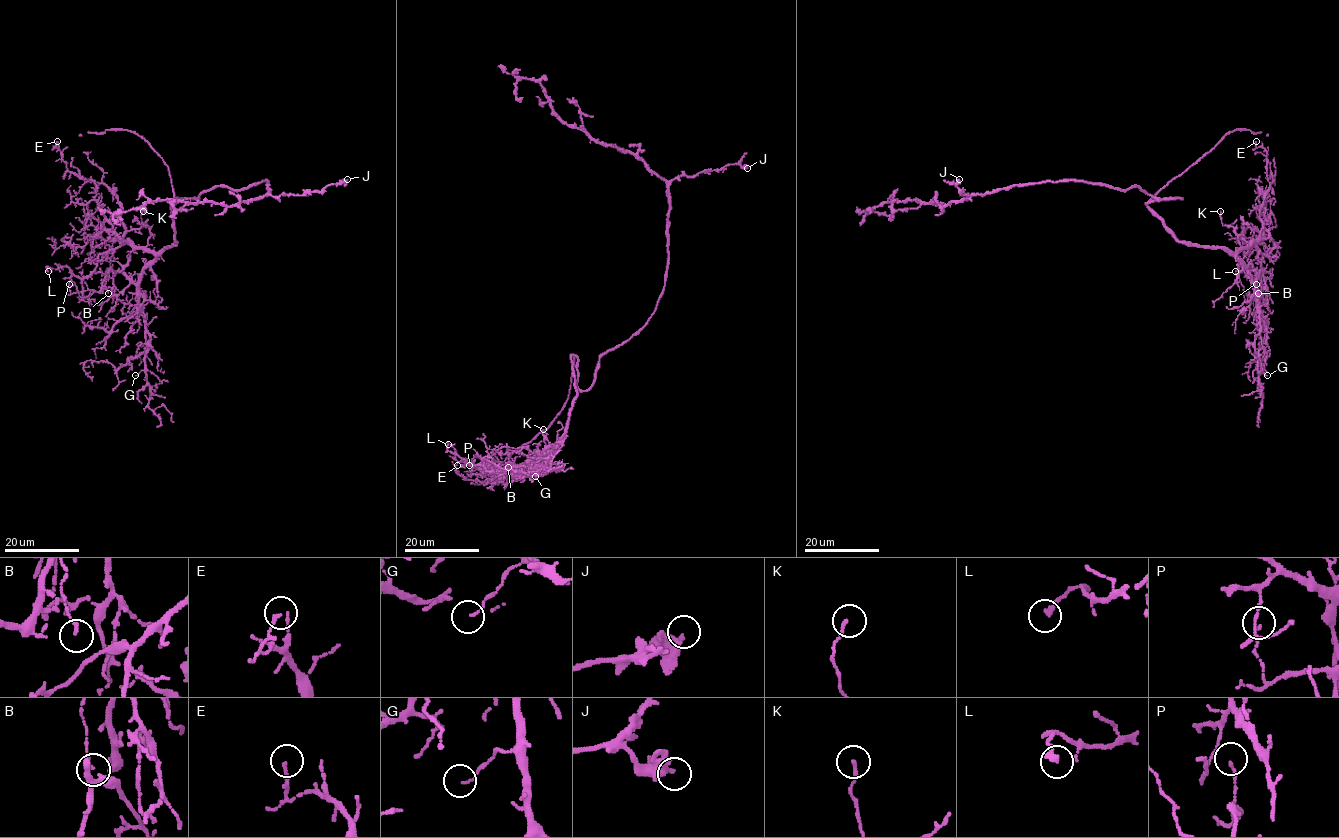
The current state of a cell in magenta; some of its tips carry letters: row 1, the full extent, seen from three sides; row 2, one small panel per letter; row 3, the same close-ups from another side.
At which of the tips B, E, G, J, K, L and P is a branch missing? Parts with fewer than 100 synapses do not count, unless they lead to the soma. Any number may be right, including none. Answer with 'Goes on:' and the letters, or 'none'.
Goes on: none

